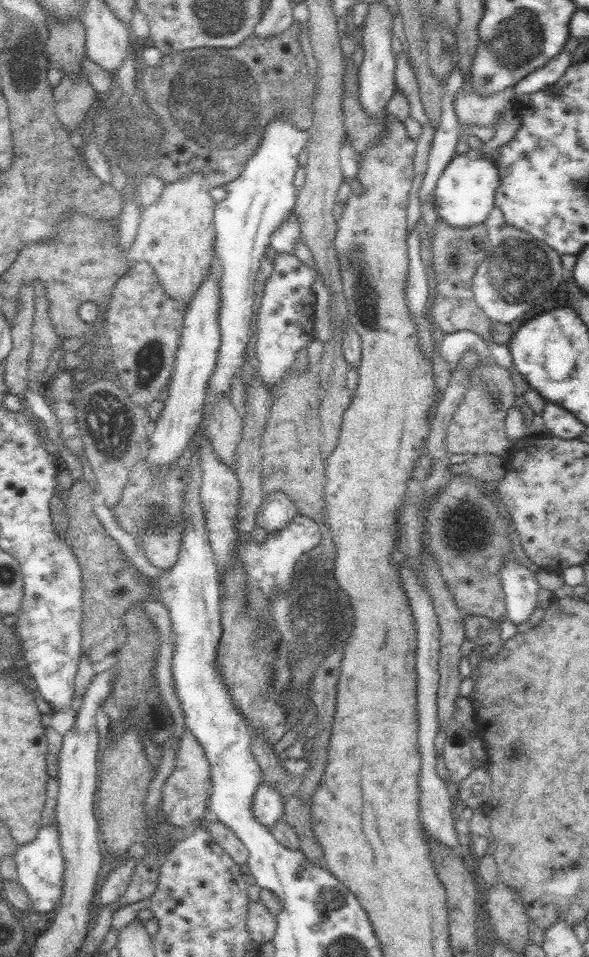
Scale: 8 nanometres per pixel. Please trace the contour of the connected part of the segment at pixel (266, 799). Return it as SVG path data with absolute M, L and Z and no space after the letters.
M261 783L255 793L252 803L252 813L258 823L272 830L276 823L284 817L285 803L276 789Z

